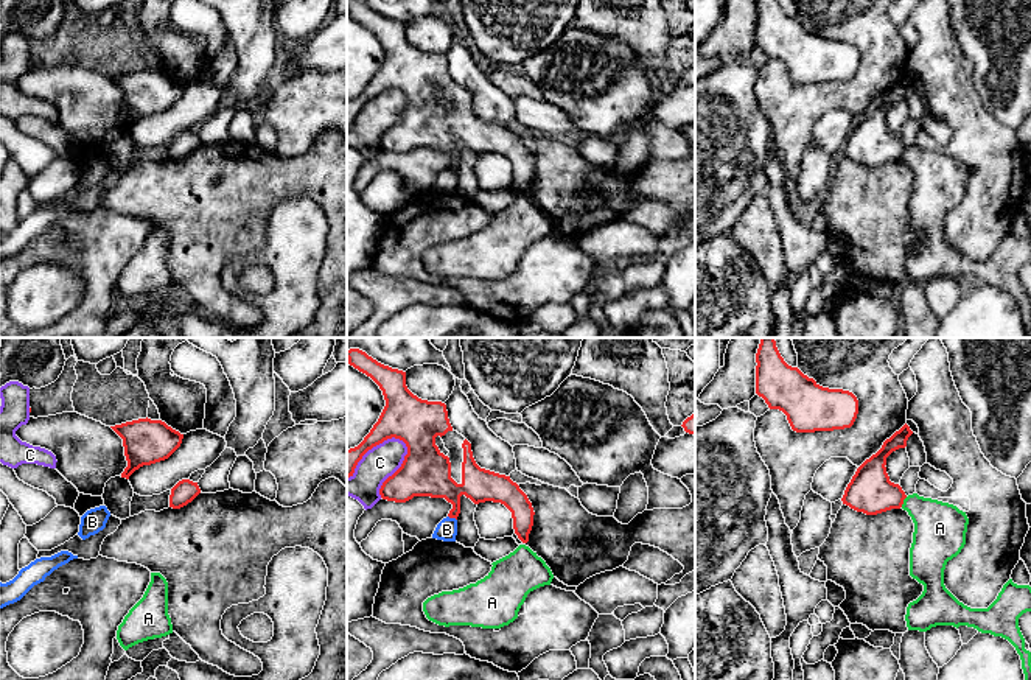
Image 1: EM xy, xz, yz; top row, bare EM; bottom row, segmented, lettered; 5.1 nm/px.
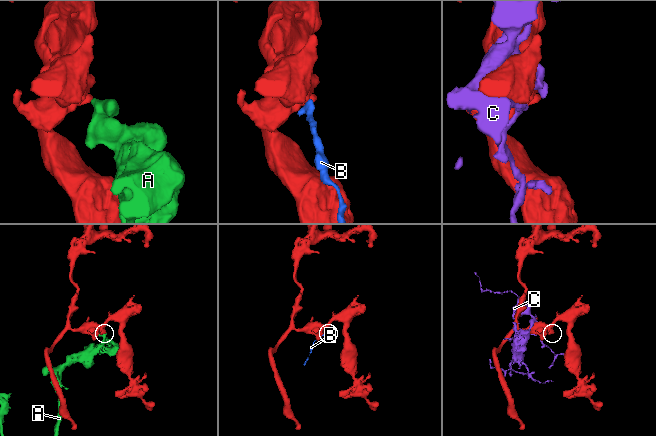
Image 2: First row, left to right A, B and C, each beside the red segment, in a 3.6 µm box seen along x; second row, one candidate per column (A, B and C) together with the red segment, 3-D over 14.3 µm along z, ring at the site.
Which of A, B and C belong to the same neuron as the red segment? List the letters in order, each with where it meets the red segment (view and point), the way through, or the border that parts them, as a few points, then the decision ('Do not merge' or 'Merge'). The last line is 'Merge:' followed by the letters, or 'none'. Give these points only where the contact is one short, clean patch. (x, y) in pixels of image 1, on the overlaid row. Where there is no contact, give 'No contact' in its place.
A: Touches red at yz (902, 501). Boundary: yz (907, 497), (901, 506). Do not merge
B: Touches red at xz (453, 517). Boundary: xz (448, 515), (456, 520). Do not merge
C: Touches red at xz (373, 445). Do not merge
Merge: none

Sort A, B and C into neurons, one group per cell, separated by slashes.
A / B / C

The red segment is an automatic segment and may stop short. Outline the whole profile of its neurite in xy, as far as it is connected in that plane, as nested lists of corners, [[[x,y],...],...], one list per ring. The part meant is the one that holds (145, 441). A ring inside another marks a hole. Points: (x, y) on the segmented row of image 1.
[[[148,417],[110,428],[123,439],[128,467],[121,473],[121,478],[126,479],[143,465],[168,459],[183,439],[183,434],[165,422]]]

